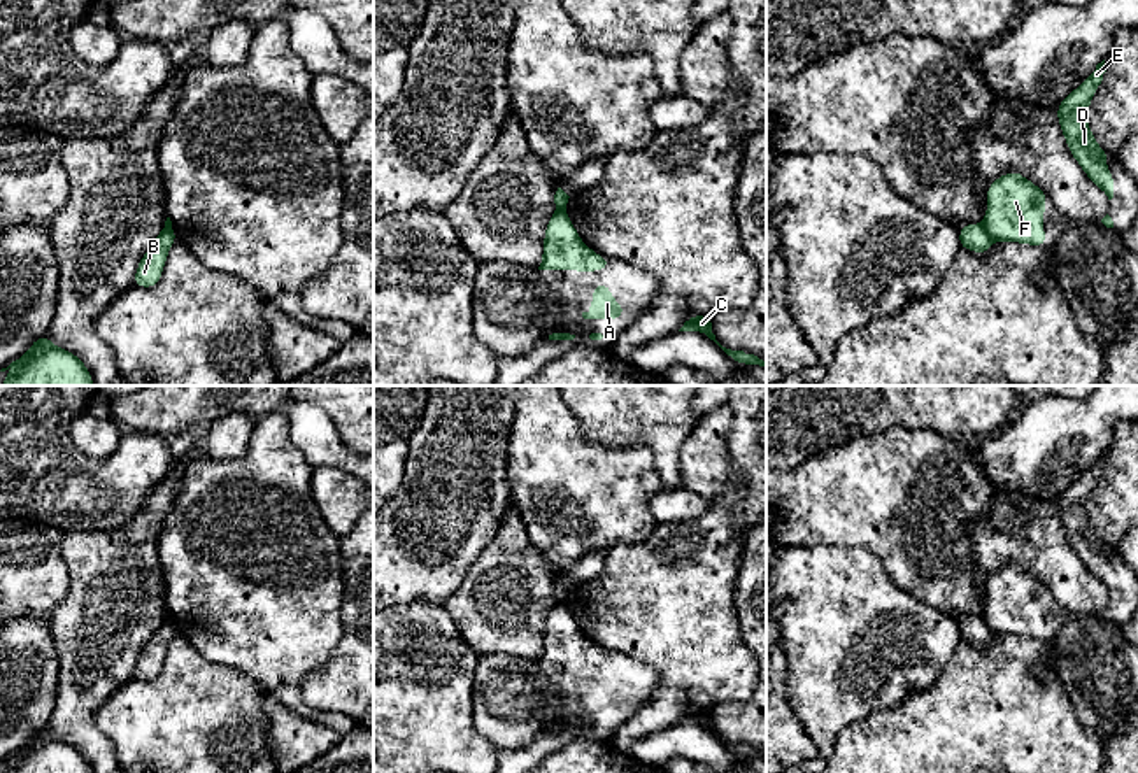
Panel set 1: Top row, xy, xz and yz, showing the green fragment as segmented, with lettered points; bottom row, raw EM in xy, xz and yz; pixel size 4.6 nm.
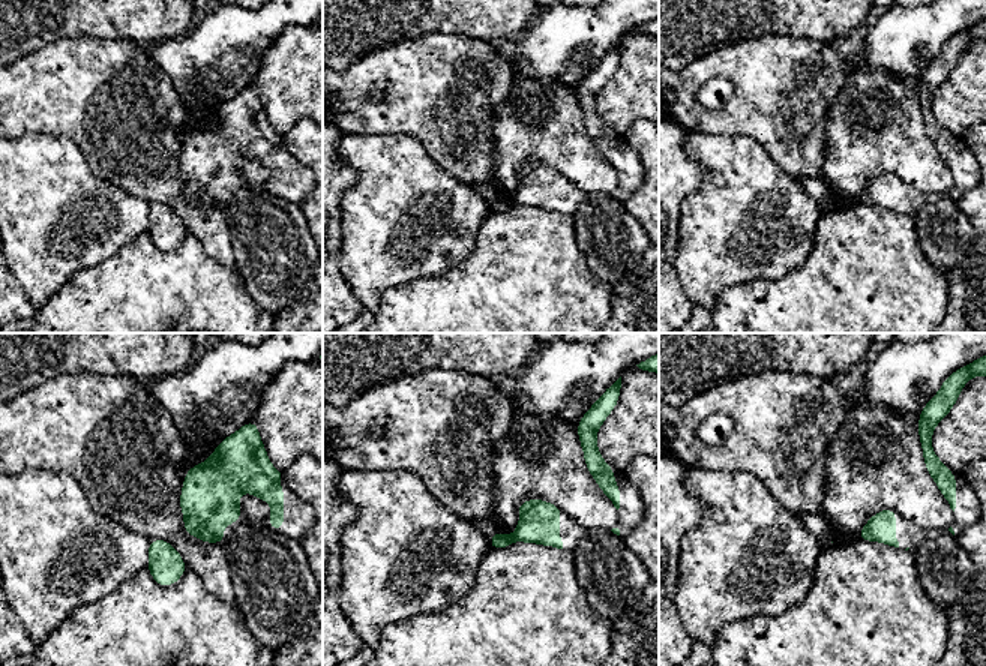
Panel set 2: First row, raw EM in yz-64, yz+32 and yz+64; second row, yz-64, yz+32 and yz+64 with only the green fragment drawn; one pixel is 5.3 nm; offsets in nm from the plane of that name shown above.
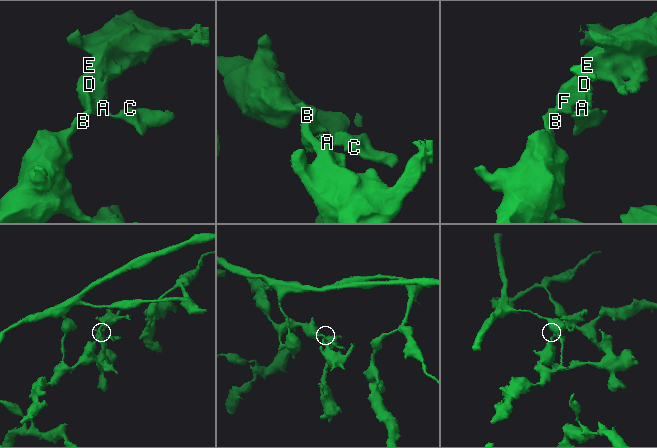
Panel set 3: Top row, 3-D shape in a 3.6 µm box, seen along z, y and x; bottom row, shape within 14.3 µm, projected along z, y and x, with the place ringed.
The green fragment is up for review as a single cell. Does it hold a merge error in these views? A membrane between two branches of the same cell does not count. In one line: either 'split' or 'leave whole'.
split

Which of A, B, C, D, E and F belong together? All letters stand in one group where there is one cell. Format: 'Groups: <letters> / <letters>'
Groups: A C D E F / B

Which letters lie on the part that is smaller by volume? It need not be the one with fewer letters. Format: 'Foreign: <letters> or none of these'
Foreign: A, C, D, E, F

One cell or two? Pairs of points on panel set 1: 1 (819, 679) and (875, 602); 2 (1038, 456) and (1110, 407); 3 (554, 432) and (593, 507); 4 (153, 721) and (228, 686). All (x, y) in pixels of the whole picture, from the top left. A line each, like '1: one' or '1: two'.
1: one
2: one
3: one
4: one

